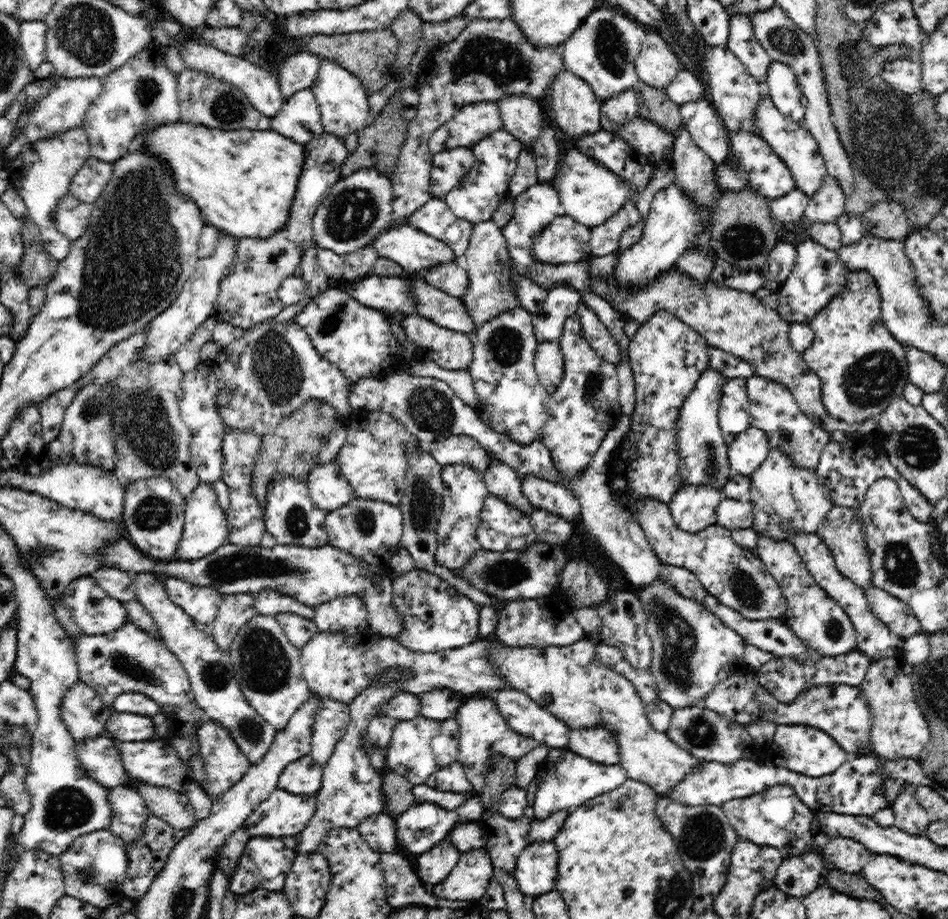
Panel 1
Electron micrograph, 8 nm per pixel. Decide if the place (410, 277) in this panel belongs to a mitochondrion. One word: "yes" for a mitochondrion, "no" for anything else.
no

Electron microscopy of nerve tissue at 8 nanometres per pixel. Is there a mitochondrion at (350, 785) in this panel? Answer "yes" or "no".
no

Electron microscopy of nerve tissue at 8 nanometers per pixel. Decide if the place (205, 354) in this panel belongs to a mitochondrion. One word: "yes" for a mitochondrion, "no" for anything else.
no

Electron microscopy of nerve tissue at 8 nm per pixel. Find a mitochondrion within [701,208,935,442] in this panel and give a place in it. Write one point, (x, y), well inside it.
(867, 382)

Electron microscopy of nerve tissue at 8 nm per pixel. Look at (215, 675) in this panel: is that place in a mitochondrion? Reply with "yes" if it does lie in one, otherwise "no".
yes

